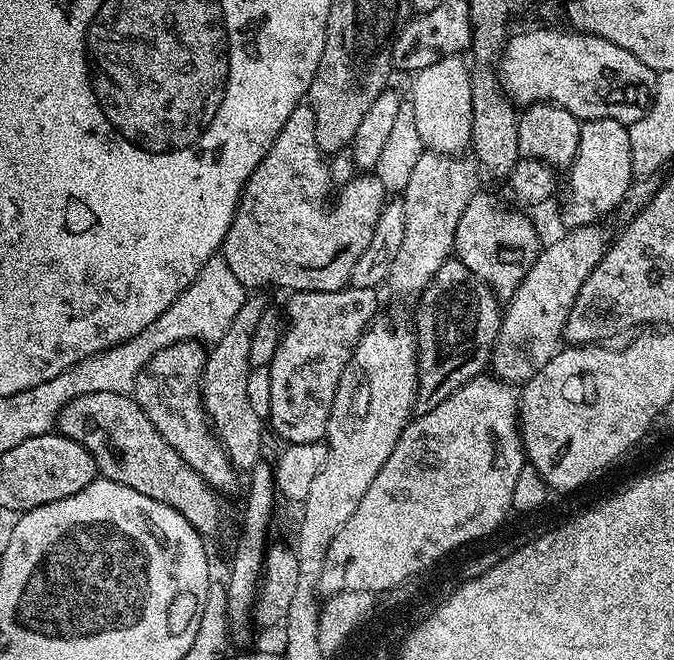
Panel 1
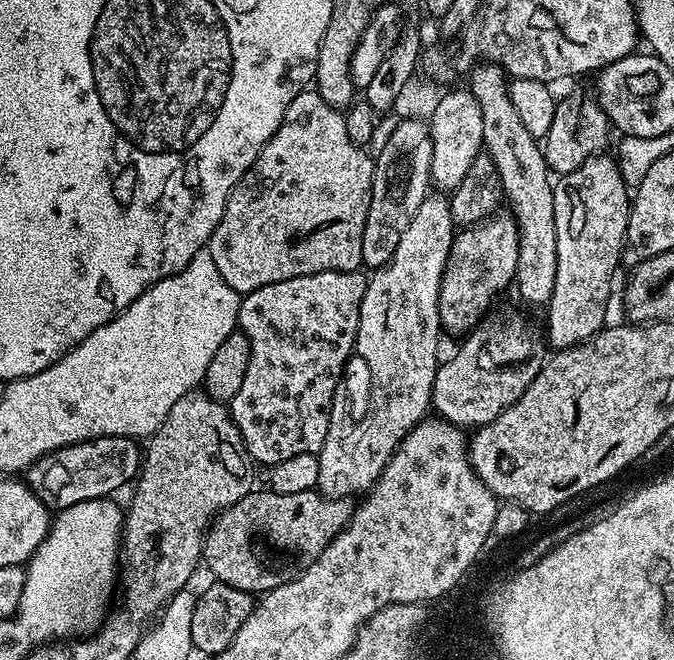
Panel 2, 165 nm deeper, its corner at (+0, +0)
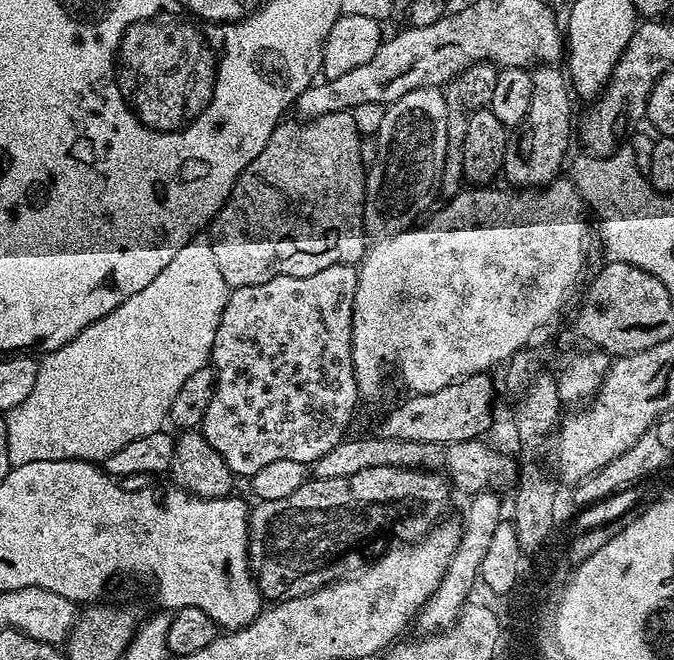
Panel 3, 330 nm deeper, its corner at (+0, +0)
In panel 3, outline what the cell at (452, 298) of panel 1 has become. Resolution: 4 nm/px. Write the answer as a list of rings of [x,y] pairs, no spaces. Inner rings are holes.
[[[536,66],[531,69],[532,74],[532,94],[530,96],[530,110],[526,110],[526,118],[522,118],[522,122],[518,127],[509,135],[508,137],[508,145],[506,146],[506,150],[504,151],[504,167],[502,169],[503,179],[508,179],[507,183],[511,185],[513,189],[516,190],[535,190],[537,188],[543,188],[545,184],[552,183],[553,180],[557,179],[561,175],[560,167],[565,164],[569,159],[568,156],[568,147],[572,144],[572,136],[574,140],[574,120],[572,124],[572,100],[574,101],[574,92],[570,87],[570,80],[567,75],[563,71],[559,72],[559,67],[556,66]]]

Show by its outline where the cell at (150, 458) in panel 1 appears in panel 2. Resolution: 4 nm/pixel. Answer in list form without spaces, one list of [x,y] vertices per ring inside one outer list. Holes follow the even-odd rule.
[[[253,490],[234,506],[221,512],[204,534],[203,563],[215,579],[243,592],[263,594],[298,578],[326,550],[326,546],[352,521],[354,504],[348,498],[329,498],[319,490],[302,494],[282,494]]]

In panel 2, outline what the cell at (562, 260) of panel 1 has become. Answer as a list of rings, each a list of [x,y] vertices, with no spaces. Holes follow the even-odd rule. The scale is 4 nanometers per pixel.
[[[512,312],[501,324],[486,324],[480,322],[463,337],[460,349],[453,354],[452,360],[439,365],[432,387],[432,408],[441,420],[448,420],[465,430],[475,430],[485,424],[494,422],[508,407],[534,382],[539,372],[542,357],[545,355],[546,340],[536,328],[520,312]]]

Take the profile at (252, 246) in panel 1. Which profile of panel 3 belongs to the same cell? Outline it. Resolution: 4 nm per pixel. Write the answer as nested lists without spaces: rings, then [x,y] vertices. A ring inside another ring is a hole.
[[[331,112],[322,114],[313,120],[296,122],[300,124],[288,124],[282,122],[270,134],[270,142],[262,146],[262,154],[242,170],[242,174],[234,182],[232,192],[226,198],[226,202],[220,208],[220,212],[212,219],[210,225],[210,239],[214,246],[214,258],[218,262],[218,271],[222,278],[226,278],[229,289],[242,286],[258,286],[262,282],[270,282],[270,278],[279,276],[309,276],[318,274],[318,270],[326,270],[326,266],[338,266],[339,264],[359,265],[366,251],[366,233],[364,230],[364,182],[366,179],[366,165],[362,162],[360,153],[361,134],[358,126],[354,124],[352,112]]]

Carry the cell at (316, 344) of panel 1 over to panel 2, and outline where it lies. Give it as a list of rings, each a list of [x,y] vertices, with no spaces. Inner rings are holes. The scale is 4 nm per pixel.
[[[363,271],[355,272],[319,272],[306,274],[298,278],[290,278],[282,282],[270,282],[270,286],[262,286],[258,290],[247,293],[240,302],[239,331],[246,334],[250,342],[250,366],[246,366],[246,378],[242,378],[242,386],[238,394],[230,401],[232,420],[242,434],[242,442],[257,465],[271,466],[278,462],[286,462],[286,458],[295,458],[297,454],[319,454],[326,442],[326,430],[330,426],[330,410],[336,388],[340,385],[344,375],[344,368],[348,364],[348,357],[353,355],[358,334],[358,318],[362,298],[366,294],[368,276]]]

